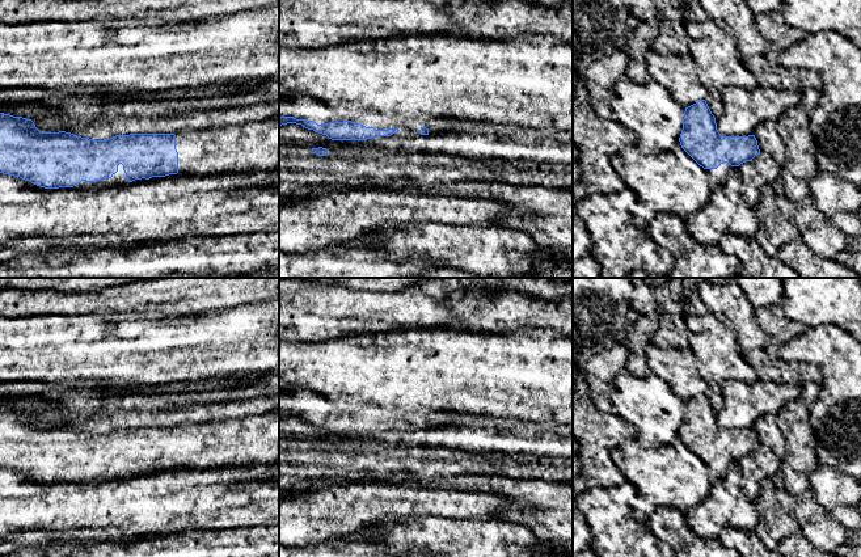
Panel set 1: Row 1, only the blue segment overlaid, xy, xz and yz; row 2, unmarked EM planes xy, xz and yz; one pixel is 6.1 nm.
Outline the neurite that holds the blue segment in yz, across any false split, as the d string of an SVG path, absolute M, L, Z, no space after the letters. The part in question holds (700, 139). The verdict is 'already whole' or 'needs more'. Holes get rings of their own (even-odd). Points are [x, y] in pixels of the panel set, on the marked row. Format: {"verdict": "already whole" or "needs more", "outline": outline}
{"verdict": "needs more", "outline": "M705 100L685 107L681 148L708 173L710 189L722 186L731 166L760 155L755 135L722 136Z"}

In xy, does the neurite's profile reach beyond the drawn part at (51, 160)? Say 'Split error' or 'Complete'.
Split error

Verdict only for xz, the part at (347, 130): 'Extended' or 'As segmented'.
Extended

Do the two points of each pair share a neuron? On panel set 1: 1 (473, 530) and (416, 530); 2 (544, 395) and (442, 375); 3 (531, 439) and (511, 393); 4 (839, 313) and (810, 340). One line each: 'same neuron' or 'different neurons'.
1: same neuron
2: same neuron
3: different neurons
4: different neurons

